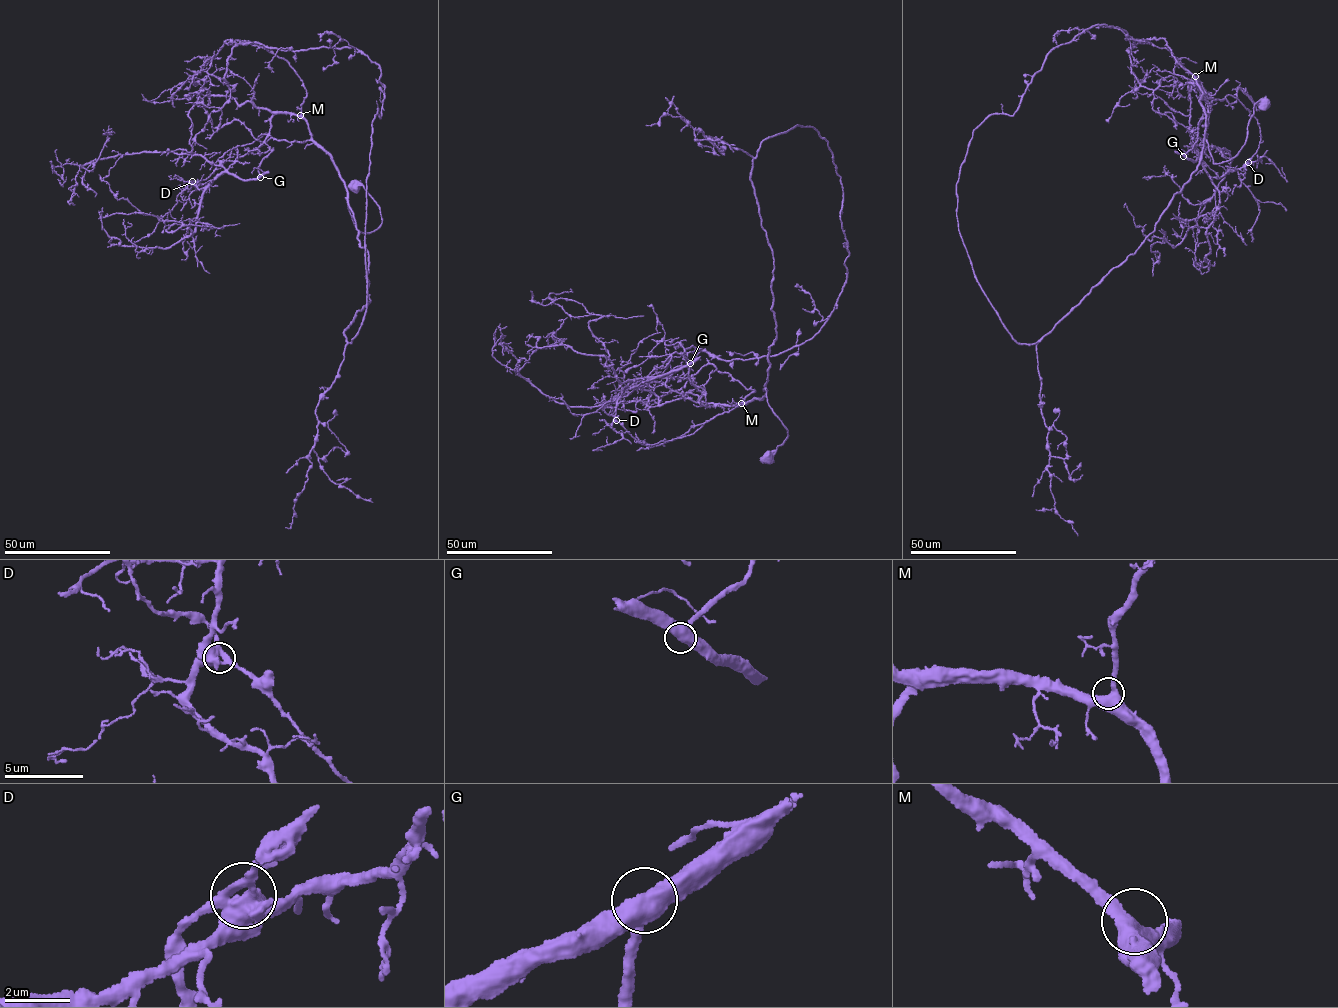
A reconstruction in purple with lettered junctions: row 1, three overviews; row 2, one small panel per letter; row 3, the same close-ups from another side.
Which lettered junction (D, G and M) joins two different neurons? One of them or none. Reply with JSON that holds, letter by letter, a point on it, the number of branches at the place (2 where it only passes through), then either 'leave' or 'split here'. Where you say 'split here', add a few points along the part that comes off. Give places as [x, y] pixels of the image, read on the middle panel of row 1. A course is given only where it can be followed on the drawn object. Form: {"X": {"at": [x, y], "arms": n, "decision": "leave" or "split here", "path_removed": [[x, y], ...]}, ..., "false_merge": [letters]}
{"D": {"at": [616, 420], "arms": 3, "decision": "split here", "path_removed": [[616, 420], [624, 388], [655, 377], [605, 404], [572, 407], [519, 373], [533, 351], [556, 342], [567, 317]]}, "G": {"at": [690, 363], "arms": 3, "decision": "leave"}, "M": {"at": [741, 403], "arms": 3, "decision": "leave"}, "false_merge": ["D"]}

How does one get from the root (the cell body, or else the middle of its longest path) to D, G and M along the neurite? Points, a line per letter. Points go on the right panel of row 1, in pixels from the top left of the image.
D: (1263, 102), (1236, 155), (1215, 163), (1200, 102), (1233, 96), (1256, 119), (1261, 140), (1247, 162)
G: (1263, 102), (1254, 105), (1246, 140), (1236, 155), (1213, 163), (1196, 78), (1208, 109), (1193, 147), (1183, 156)
M: (1263, 102), (1254, 105), (1246, 140), (1236, 155), (1213, 163), (1205, 138), (1202, 93), (1195, 76)

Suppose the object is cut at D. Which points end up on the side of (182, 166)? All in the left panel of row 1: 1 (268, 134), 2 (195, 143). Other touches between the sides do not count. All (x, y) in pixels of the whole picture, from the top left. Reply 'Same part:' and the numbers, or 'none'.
Same part: 1, 2

